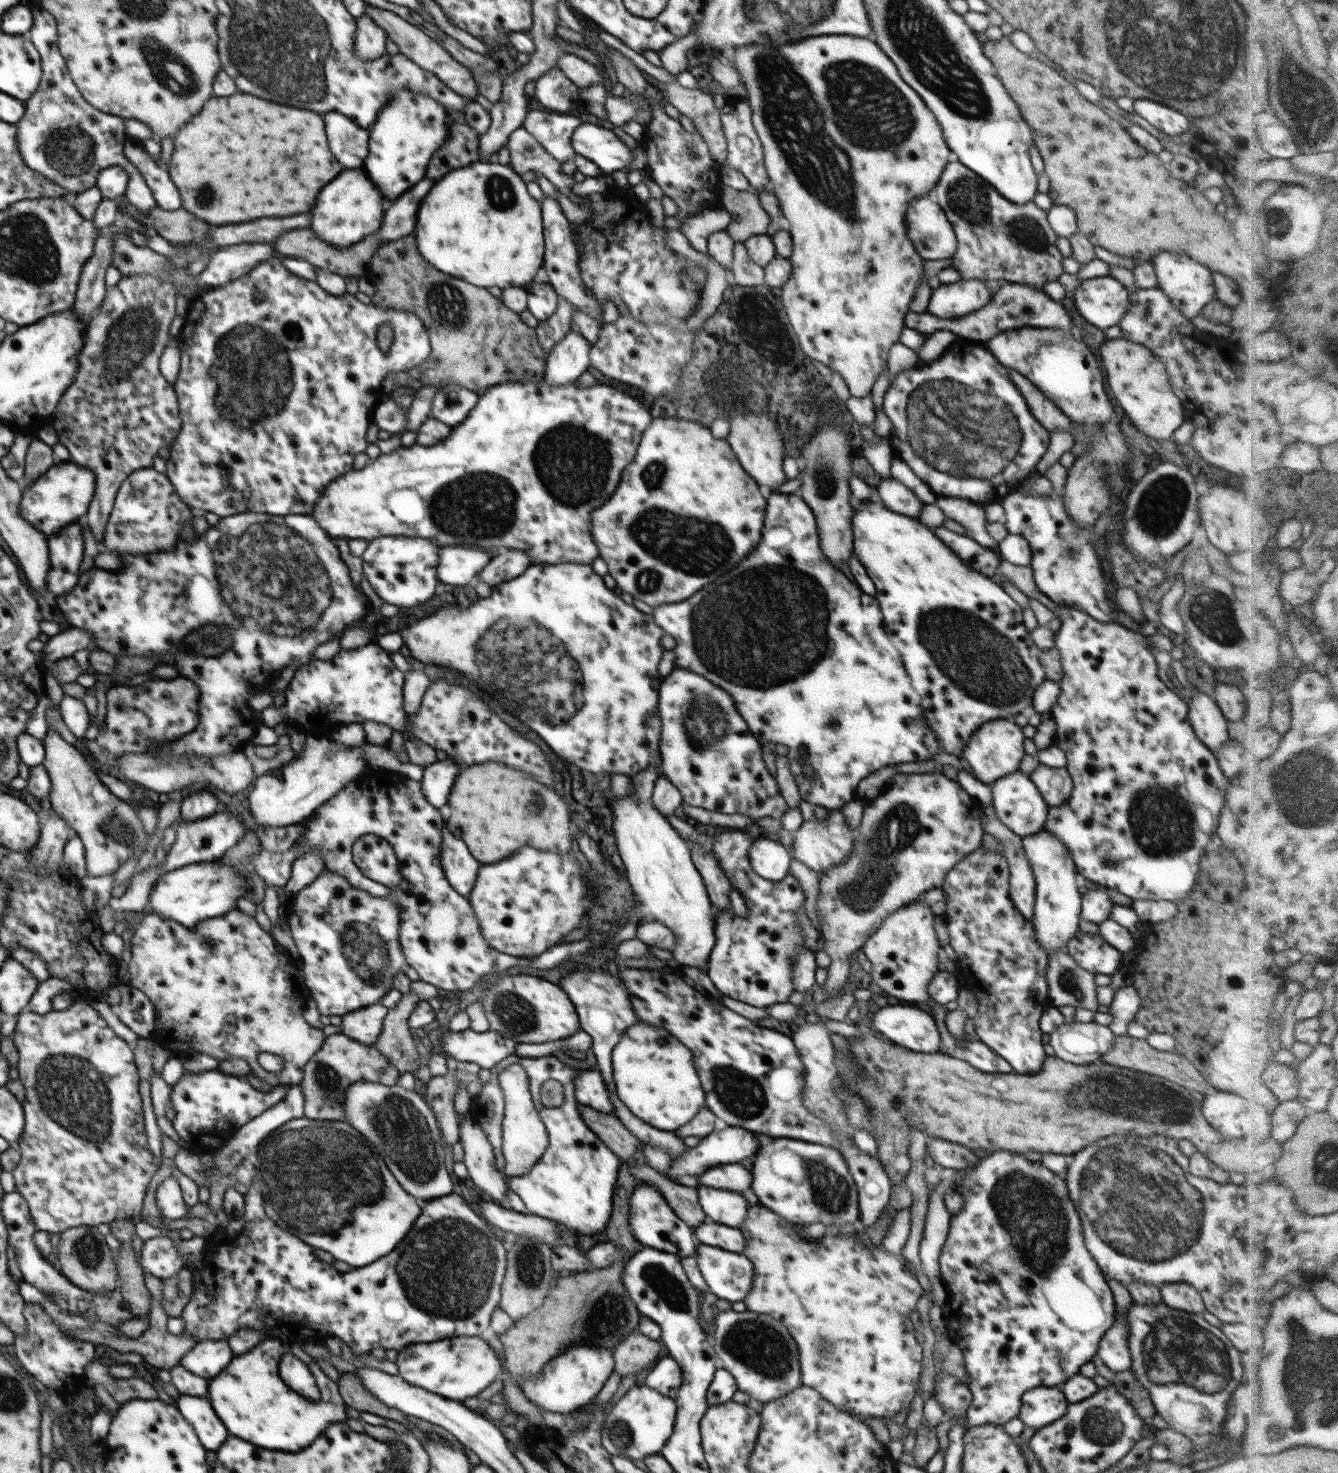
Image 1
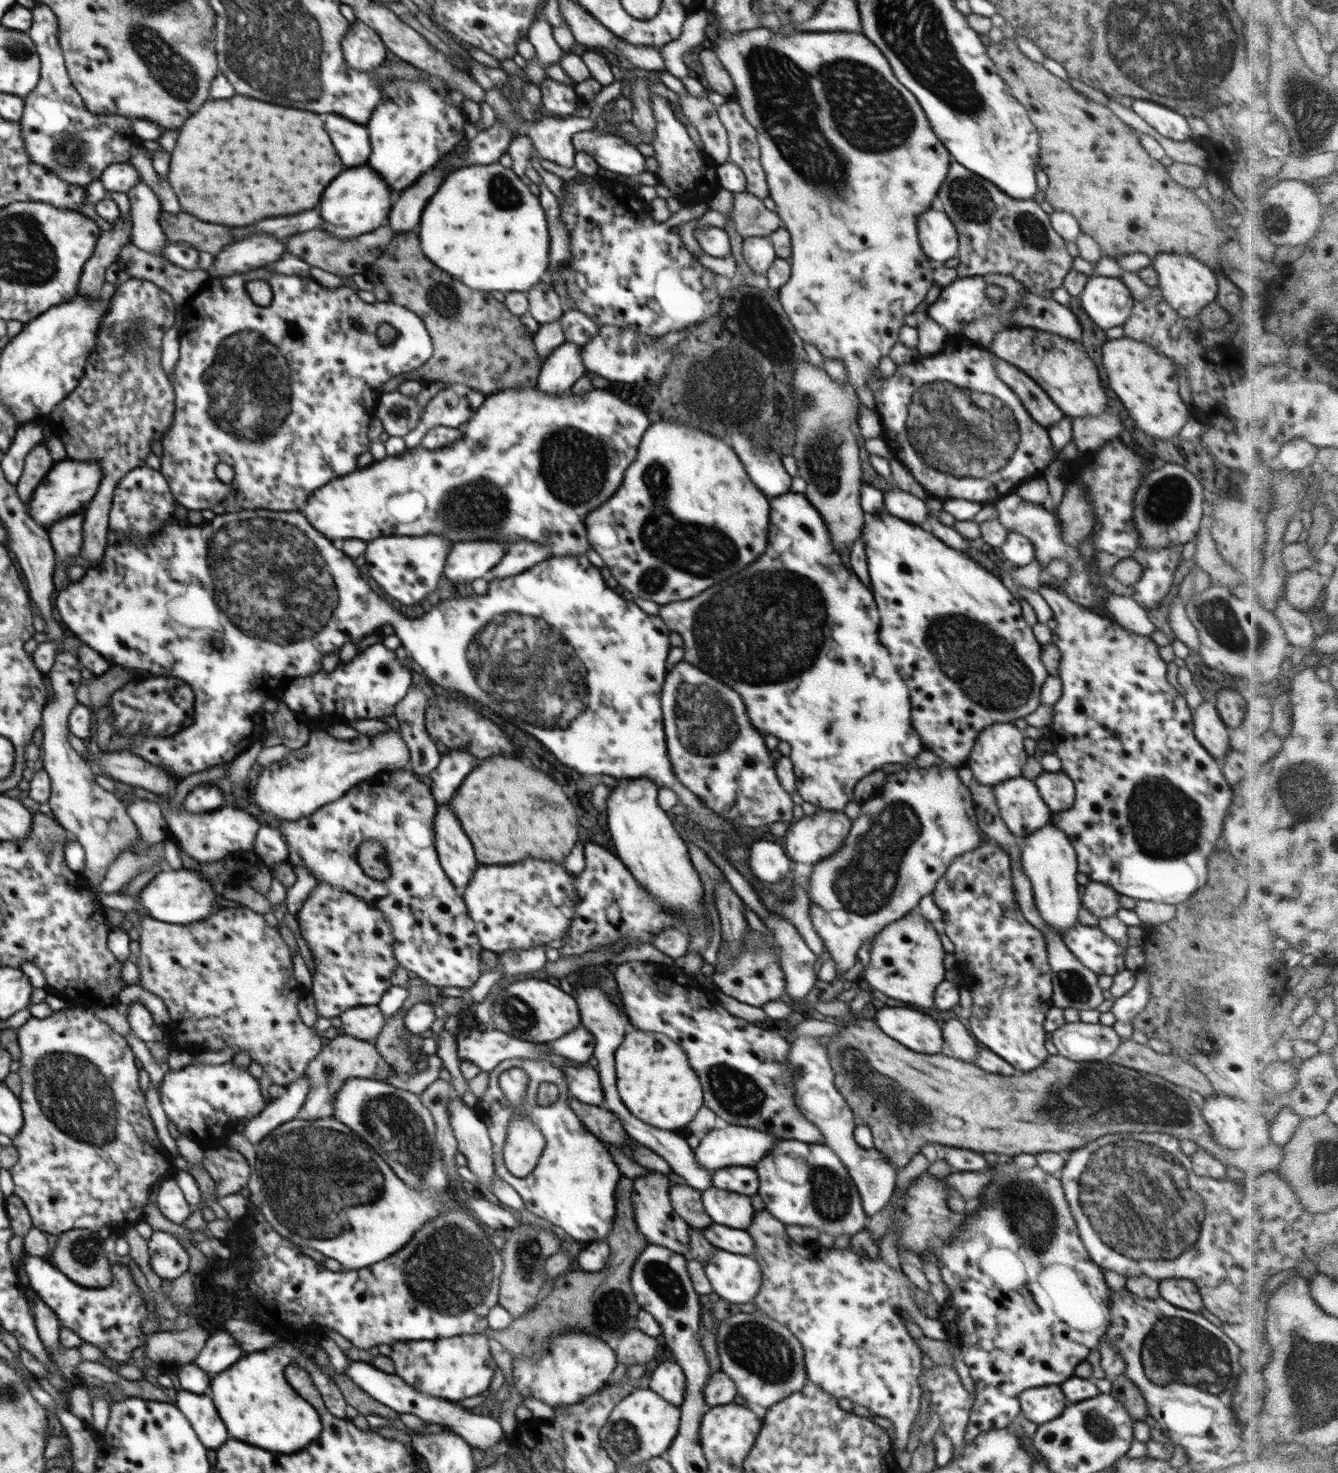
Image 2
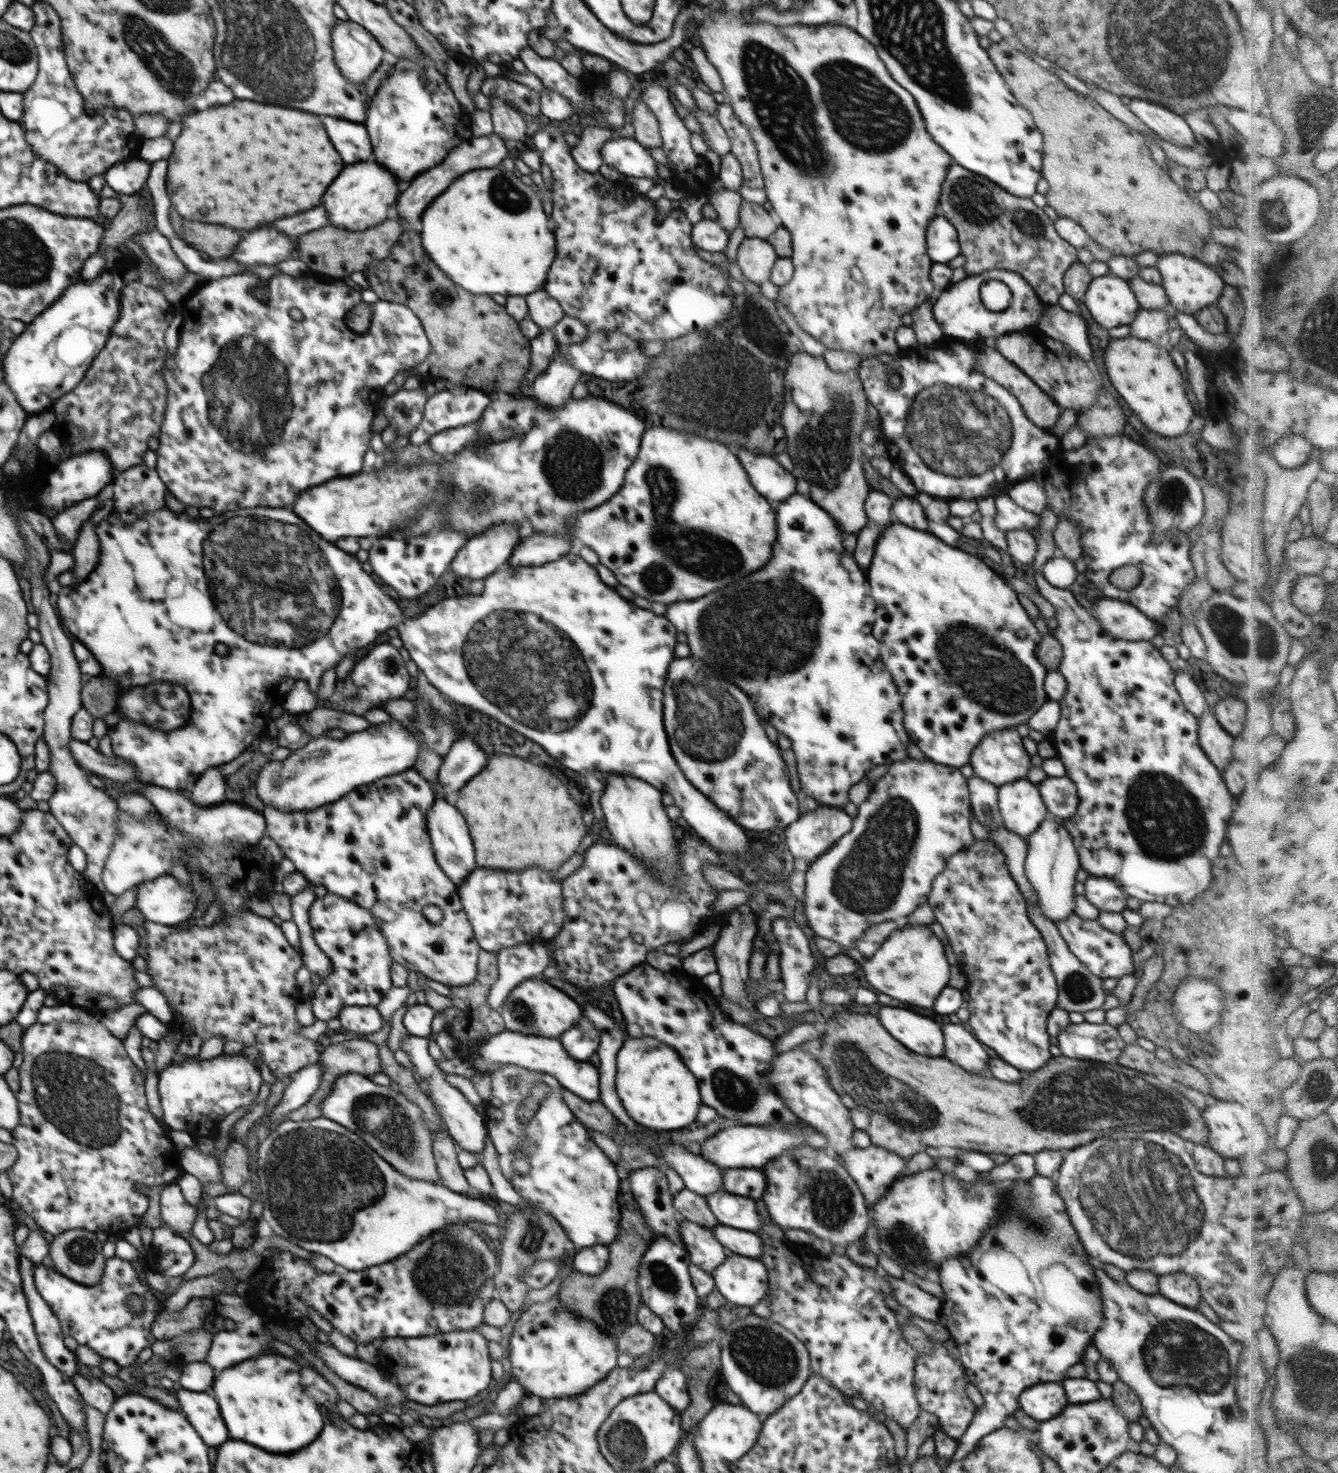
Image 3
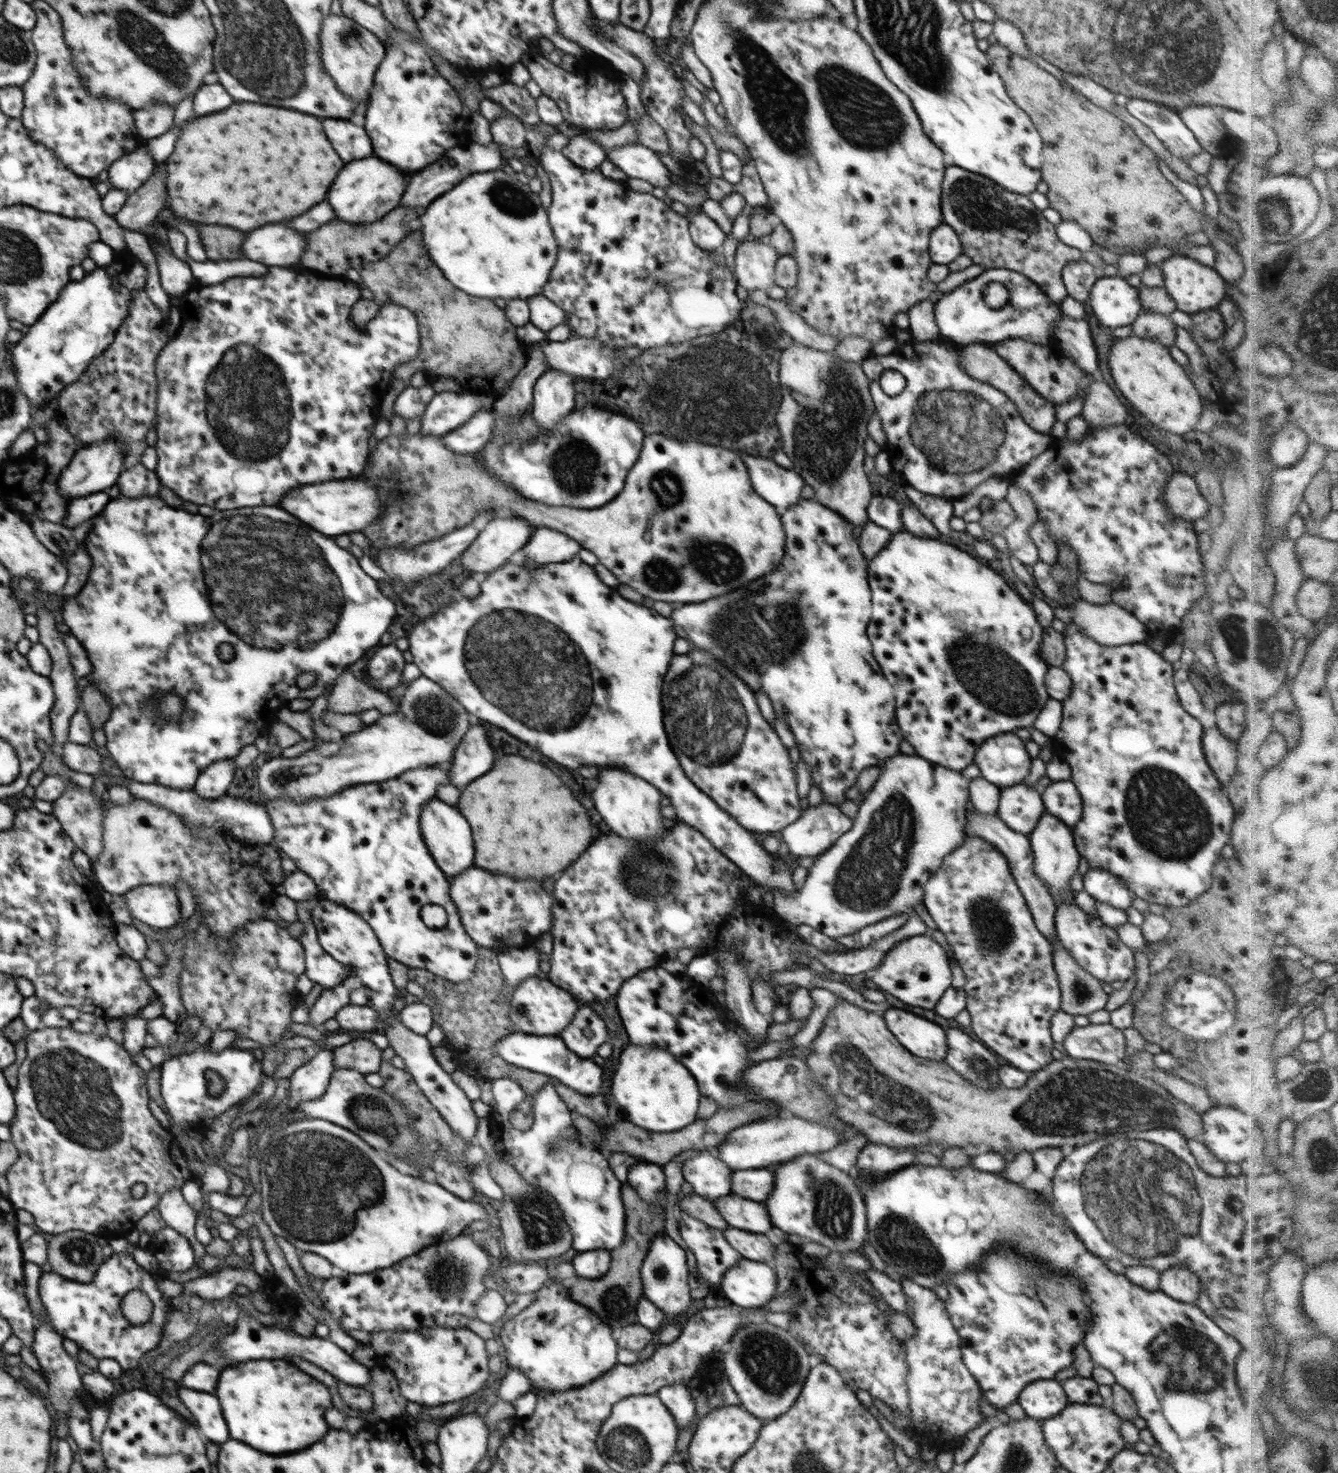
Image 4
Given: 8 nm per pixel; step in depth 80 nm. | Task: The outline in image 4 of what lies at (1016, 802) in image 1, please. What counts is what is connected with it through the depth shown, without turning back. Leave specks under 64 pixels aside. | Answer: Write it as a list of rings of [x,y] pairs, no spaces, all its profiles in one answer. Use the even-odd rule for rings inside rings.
[[[1024,784],[1001,788],[998,816],[1014,832],[1028,836],[1044,811],[1041,794],[1035,788]]]

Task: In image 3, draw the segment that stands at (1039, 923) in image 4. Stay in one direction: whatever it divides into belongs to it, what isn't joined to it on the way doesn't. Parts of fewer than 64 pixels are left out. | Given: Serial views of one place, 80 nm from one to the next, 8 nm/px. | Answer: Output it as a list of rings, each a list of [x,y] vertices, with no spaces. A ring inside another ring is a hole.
[[[1006,827],[988,831],[990,839],[1005,854],[1008,870],[1012,878],[1017,882],[1019,891],[1029,904],[1038,906],[1038,909],[1040,909],[1041,904],[1037,892],[1034,890],[1030,879],[1026,876],[1025,860],[1028,852],[1026,838],[1019,837]]]

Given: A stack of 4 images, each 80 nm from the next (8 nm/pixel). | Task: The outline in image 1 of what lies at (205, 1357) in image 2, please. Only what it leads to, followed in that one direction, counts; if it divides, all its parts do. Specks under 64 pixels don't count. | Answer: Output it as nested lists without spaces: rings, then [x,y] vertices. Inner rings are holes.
[[[202,1340],[184,1355],[178,1365],[210,1380],[222,1372],[234,1357],[228,1340]]]

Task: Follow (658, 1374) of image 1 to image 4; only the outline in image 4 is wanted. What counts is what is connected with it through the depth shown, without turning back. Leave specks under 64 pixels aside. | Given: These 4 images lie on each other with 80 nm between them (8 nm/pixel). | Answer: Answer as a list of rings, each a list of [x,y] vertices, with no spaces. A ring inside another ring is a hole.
[[[675,1382],[668,1386],[663,1386],[657,1392],[662,1404],[670,1411],[670,1414],[675,1418],[679,1430],[687,1428],[693,1421],[696,1405],[692,1398],[688,1385]]]

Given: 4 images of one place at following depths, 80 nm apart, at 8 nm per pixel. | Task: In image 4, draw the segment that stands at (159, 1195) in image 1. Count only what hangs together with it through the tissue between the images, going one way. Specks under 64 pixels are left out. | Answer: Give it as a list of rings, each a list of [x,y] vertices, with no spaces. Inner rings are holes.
[[[174,1188],[170,1192],[163,1194],[157,1207],[167,1226],[177,1230],[184,1237],[188,1238],[194,1250],[195,1260],[202,1259],[207,1251],[205,1250],[205,1245],[198,1242],[195,1236],[197,1212],[193,1208],[190,1208],[181,1190]]]

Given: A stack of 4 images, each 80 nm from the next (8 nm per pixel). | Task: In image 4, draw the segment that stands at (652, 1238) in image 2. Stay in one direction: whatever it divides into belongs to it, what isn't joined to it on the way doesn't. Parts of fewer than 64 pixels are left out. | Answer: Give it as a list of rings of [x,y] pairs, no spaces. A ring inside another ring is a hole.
[[[634,1163],[628,1169],[626,1184],[634,1188],[634,1190],[641,1196],[641,1199],[644,1199],[649,1203],[655,1203],[656,1201],[660,1202],[663,1200],[661,1196],[666,1193],[665,1180],[663,1167],[655,1165],[654,1163]]]

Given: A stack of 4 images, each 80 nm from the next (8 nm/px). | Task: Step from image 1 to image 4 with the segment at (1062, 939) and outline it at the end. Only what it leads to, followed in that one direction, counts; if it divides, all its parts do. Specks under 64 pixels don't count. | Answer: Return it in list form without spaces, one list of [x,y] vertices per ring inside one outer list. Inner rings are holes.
[[[1045,810],[1042,813],[1041,819],[1036,823],[1035,829],[1028,835],[1028,838],[1034,853],[1033,869],[1035,875],[1043,880],[1044,886],[1051,894],[1057,908],[1071,903],[1063,899],[1061,892],[1069,889],[1072,890],[1070,878],[1074,876],[1078,866],[1080,866],[1081,854],[1076,848],[1072,830],[1059,818]]]

